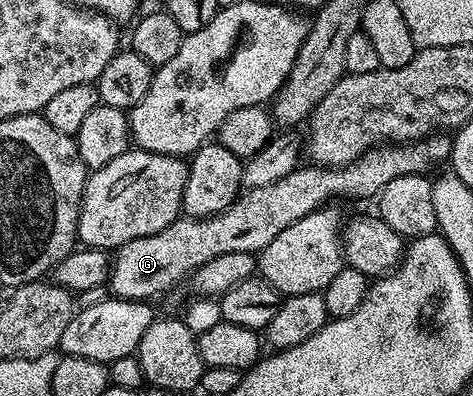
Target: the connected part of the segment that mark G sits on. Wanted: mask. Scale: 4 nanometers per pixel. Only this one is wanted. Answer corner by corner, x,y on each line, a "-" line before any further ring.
439,131
431,136
423,137
421,141
409,143
390,143
385,147
375,147
362,157
357,157
352,163
342,165
338,169
329,167
299,167
293,169
284,179
276,179
276,183
268,183
265,187
247,189
237,197
222,213
211,217
179,216
178,220
168,223
164,231
156,231
156,235
144,235
140,239
132,239
127,245
121,246
113,254
110,266
110,280
108,289
113,296
122,297
126,301
149,302
150,297
158,297
161,293
169,291
173,285
178,285
182,280
198,272
204,263
216,259
216,255
228,255
228,251
244,251
255,255
262,252
284,227
292,227
296,219
304,219
304,215
317,213
333,197
370,197
377,198
392,179
400,175
429,174
429,169
434,169
438,164
449,162
451,138
445,132

